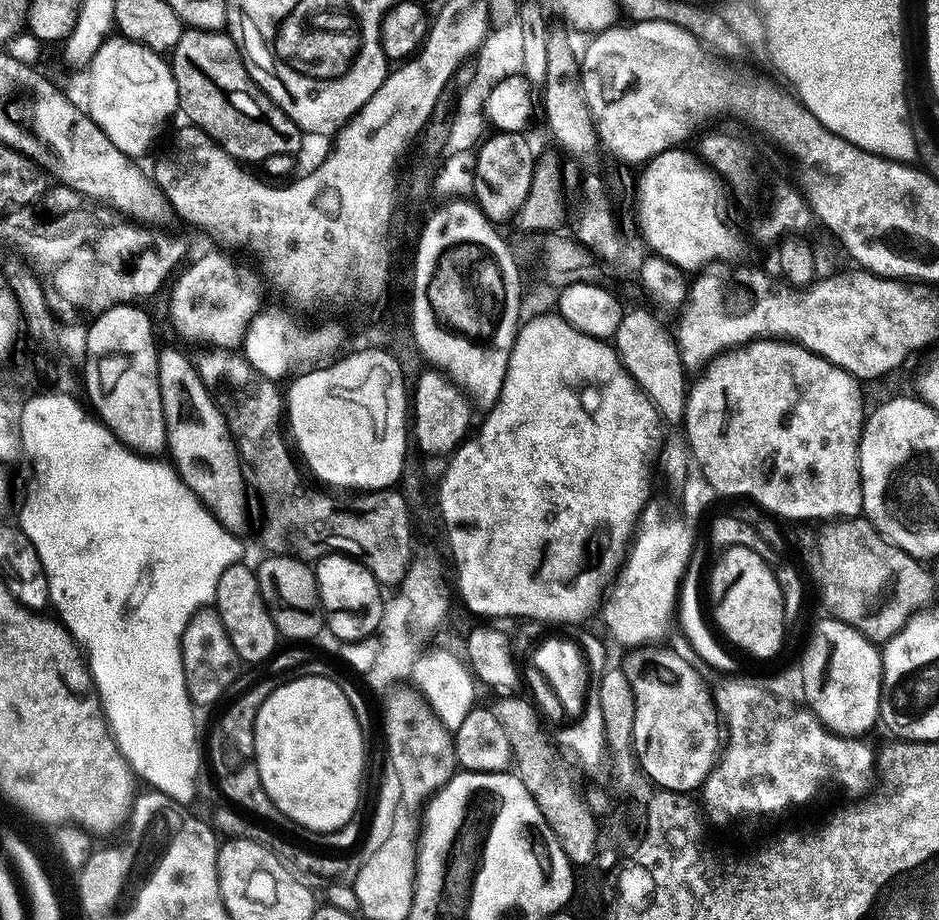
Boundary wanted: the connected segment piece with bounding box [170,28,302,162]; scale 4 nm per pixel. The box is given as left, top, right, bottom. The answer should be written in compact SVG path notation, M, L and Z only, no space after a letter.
M188 28L172 49L170 63L178 88L179 111L183 114L185 112L195 127L202 129L217 144L221 144L234 159L241 162L263 162L270 158L270 154L299 153L302 139L300 128L250 78L247 63L240 54L240 45L231 35L220 30L208 32L205 28Z

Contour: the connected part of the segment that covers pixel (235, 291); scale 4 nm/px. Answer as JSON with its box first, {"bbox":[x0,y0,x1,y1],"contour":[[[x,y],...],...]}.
{"bbox":[168,252,262,350],"contour":[[[220,252],[198,257],[175,277],[176,285],[174,280],[168,308],[172,311],[172,324],[182,339],[192,344],[208,344],[204,346],[212,350],[236,350],[243,345],[248,324],[261,311],[262,304],[259,294],[240,281],[240,272],[232,265],[231,258],[223,256],[228,254]]]}

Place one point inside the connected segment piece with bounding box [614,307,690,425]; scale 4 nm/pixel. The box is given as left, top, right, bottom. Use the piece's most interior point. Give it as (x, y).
(648, 349)

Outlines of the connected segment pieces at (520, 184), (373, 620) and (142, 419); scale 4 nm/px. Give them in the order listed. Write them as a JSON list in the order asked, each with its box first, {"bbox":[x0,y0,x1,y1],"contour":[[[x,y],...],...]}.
[{"bbox":[470,131,538,222],"contour":[[[497,131],[492,135],[496,136],[489,135],[475,151],[475,180],[470,188],[473,193],[476,192],[475,203],[480,205],[486,218],[501,222],[511,216],[513,219],[526,202],[538,157],[530,152],[528,136],[524,132]]]},{"bbox":[314,554,385,642],"contour":[[[329,554],[315,561],[314,571],[318,590],[320,591],[320,604],[324,607],[326,628],[333,632],[340,642],[359,642],[367,640],[381,627],[383,622],[385,597],[380,597],[382,586],[370,574],[366,565],[351,556],[343,554]]]},{"bbox":[82,303,168,457],"contour":[[[135,303],[119,304],[95,317],[86,329],[87,335],[82,340],[82,345],[88,351],[88,357],[84,360],[84,388],[88,391],[87,403],[91,411],[127,448],[140,453],[141,456],[159,457],[160,451],[165,451],[168,435],[162,414],[162,394],[158,386],[160,354],[156,336],[152,333],[151,318]]]}]

